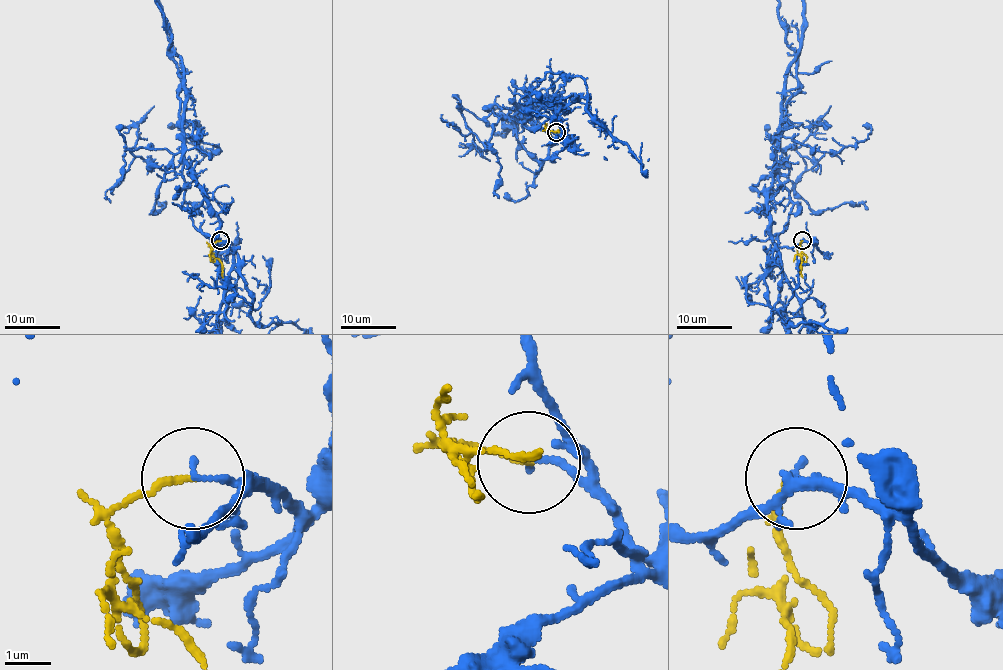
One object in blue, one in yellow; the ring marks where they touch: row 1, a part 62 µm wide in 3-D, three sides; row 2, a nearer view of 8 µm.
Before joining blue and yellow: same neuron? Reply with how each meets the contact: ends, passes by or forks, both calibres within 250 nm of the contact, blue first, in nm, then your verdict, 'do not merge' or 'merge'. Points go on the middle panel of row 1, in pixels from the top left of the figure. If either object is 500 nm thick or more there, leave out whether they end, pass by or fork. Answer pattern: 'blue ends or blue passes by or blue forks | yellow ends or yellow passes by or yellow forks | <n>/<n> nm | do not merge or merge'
blue ends | yellow ends | 140/120 nm | do not merge

